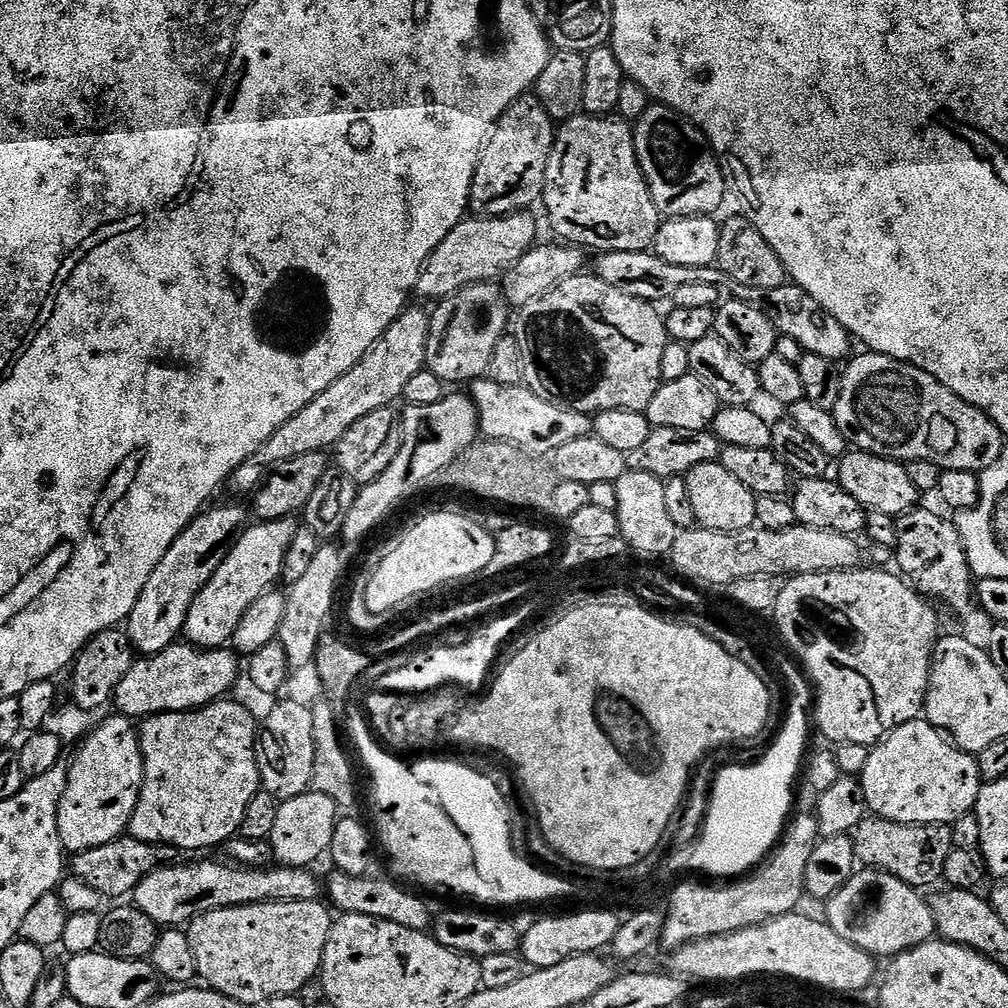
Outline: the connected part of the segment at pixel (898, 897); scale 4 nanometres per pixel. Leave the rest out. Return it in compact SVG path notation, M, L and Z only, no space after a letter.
M861 867L826 902L826 922L838 934L873 958L891 958L900 952L925 944L937 935L932 905L925 893L877 868Z

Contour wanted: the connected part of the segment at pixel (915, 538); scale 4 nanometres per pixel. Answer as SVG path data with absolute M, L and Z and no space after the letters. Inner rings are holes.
M917 506L911 512L895 517L895 567L925 597L934 596L952 612L968 612L974 608L974 577L966 558L960 530L951 519L947 520L924 507Z

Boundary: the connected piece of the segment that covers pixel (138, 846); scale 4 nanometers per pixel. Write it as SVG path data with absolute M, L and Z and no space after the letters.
M122 835L106 846L94 846L90 850L75 853L70 860L71 875L78 877L86 886L90 886L101 897L124 896L135 893L138 882L150 875L155 868L171 866L177 863L178 852L175 848L163 844L147 844L130 835Z

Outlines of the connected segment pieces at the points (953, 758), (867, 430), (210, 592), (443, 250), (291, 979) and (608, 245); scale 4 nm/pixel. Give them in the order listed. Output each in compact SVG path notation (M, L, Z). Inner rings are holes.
M924 718L911 720L898 726L890 735L885 736L879 744L875 745L870 754L870 762L866 762L866 770L860 772L858 779L866 794L869 813L881 816L883 820L903 824L951 826L955 820L975 809L976 799L982 787L976 756L957 748L945 733Z
M865 351L863 355L853 355L847 361L848 369L845 367L842 372L841 393L831 410L832 417L838 422L838 430L842 430L853 449L901 462L934 462L942 470L966 470L979 474L994 466L1006 446L1006 437L986 413L958 398L958 394L942 386L918 366L877 352Z
M295 519L286 520L262 520L245 527L244 531L236 537L231 548L228 549L226 558L214 570L214 578L202 586L198 598L190 606L186 614L183 635L187 643L203 650L205 648L223 648L231 641L234 630L238 630L238 622L242 622L242 614L254 606L254 602L261 594L273 587L275 580L279 581L284 574L284 562L286 550L290 550L290 542L294 542L294 534L298 527Z
M531 211L511 212L509 216L482 216L473 215L460 221L442 242L430 254L430 258L420 271L416 283L415 295L424 300L439 302L447 296L461 292L471 284L486 284L496 282L505 272L522 258L537 243L536 220Z
M320 900L247 904L204 912L192 919L186 928L190 946L194 946L194 958L198 962L198 977L213 992L220 992L226 998L242 1002L245 1006L264 1006L275 996L297 995L301 991L299 988L306 987L311 980L313 983L319 973L322 954L326 950L328 935L334 923L331 914L329 905Z
M577 114L570 120L565 120L559 125L556 133L556 140L552 144L552 153L546 166L546 178L544 179L544 194L542 205L548 211L548 220L552 223L552 228L557 232L561 241L572 246L579 246L585 250L596 248L597 253L601 252L646 252L655 245L656 235L662 223L662 217L658 209L654 206L654 198L650 198L650 190L646 178L640 169L638 154L636 153L636 137L634 128L629 121L611 116L589 116L587 114Z

